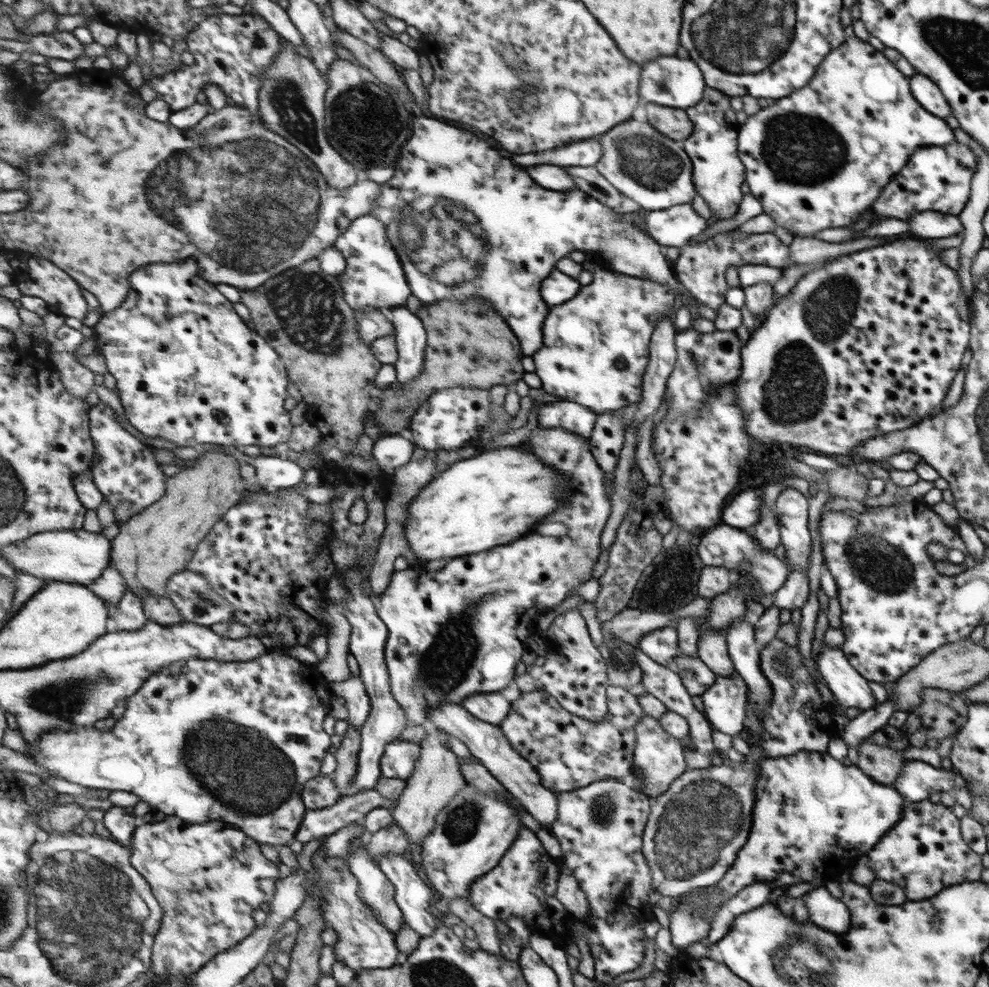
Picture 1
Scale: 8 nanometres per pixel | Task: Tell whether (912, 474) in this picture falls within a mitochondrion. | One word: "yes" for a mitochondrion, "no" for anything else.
no

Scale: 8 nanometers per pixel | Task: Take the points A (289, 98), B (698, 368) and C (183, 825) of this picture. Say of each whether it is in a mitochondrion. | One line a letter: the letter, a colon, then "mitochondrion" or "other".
A: mitochondrion
B: mitochondrion
C: other

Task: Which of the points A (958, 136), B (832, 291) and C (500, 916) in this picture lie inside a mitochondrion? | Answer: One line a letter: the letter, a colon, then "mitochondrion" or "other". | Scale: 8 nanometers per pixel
A: other
B: mitochondrion
C: other

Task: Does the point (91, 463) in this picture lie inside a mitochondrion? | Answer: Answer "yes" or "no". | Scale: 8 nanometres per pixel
no

